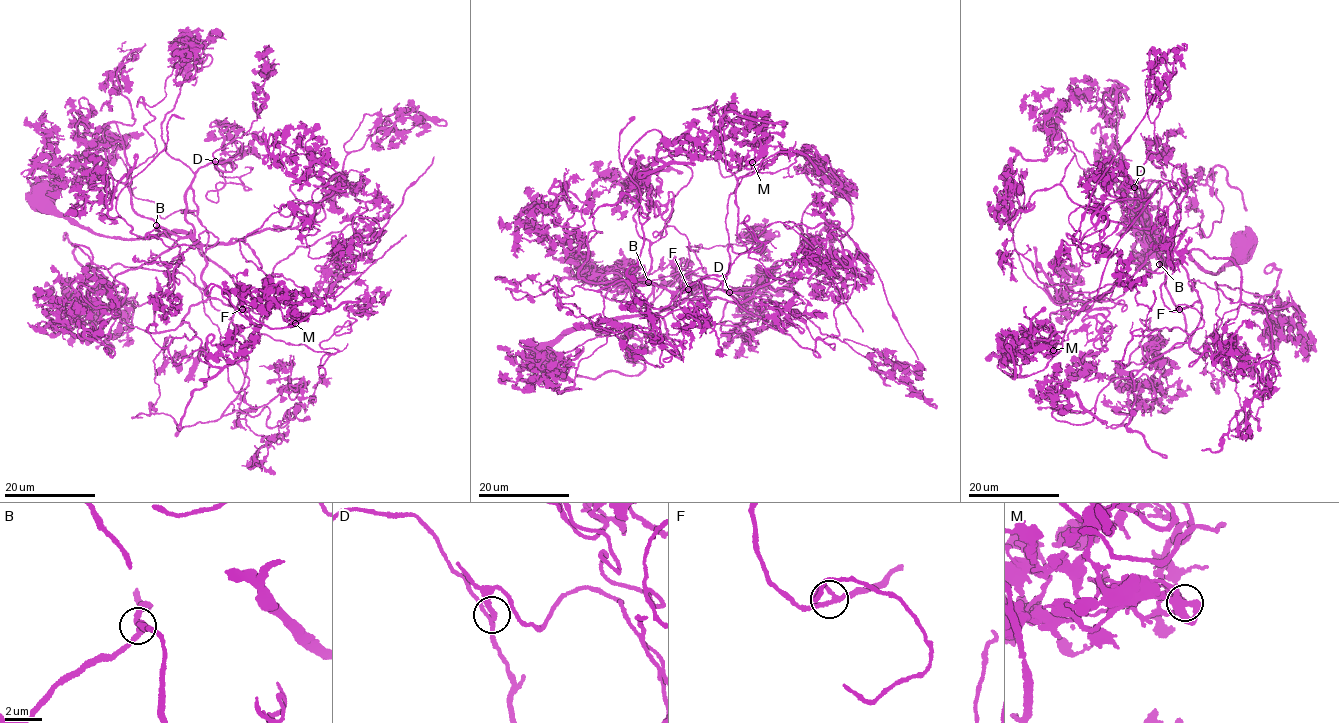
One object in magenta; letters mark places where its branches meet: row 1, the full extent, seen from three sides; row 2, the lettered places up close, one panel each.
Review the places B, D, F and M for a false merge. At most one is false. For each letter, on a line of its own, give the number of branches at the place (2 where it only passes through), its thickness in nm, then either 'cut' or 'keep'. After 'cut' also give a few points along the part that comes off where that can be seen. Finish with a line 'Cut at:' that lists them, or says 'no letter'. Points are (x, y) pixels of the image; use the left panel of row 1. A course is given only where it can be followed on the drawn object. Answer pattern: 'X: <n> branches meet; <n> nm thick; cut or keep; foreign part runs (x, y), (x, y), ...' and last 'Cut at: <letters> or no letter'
B: 3 branches meet; 320 nm thick; keep
D: 3 branches meet; 280 nm thick; keep
F: 3 branches meet; 240 nm thick; keep
M: 3 branches meet; 320 nm thick; keep
Cut at: no letter

